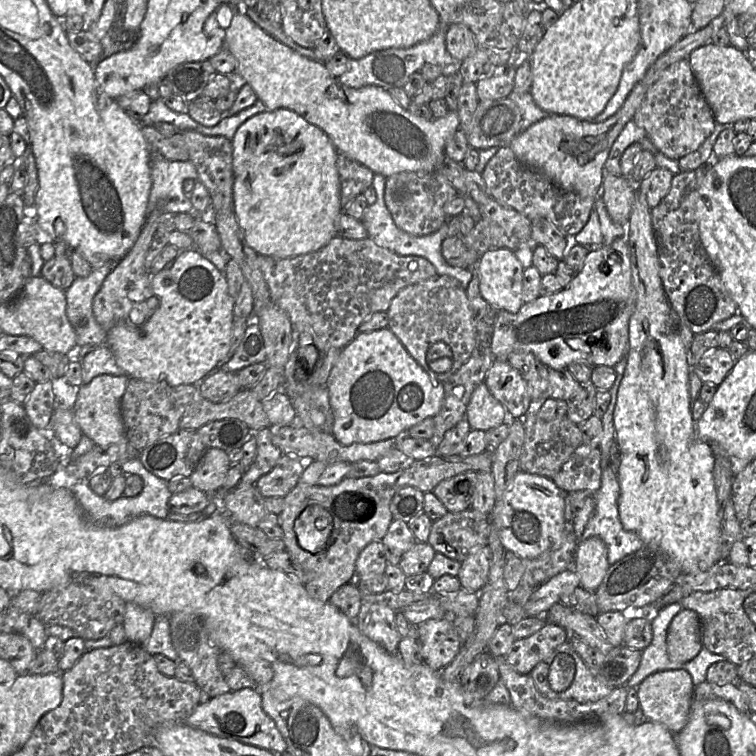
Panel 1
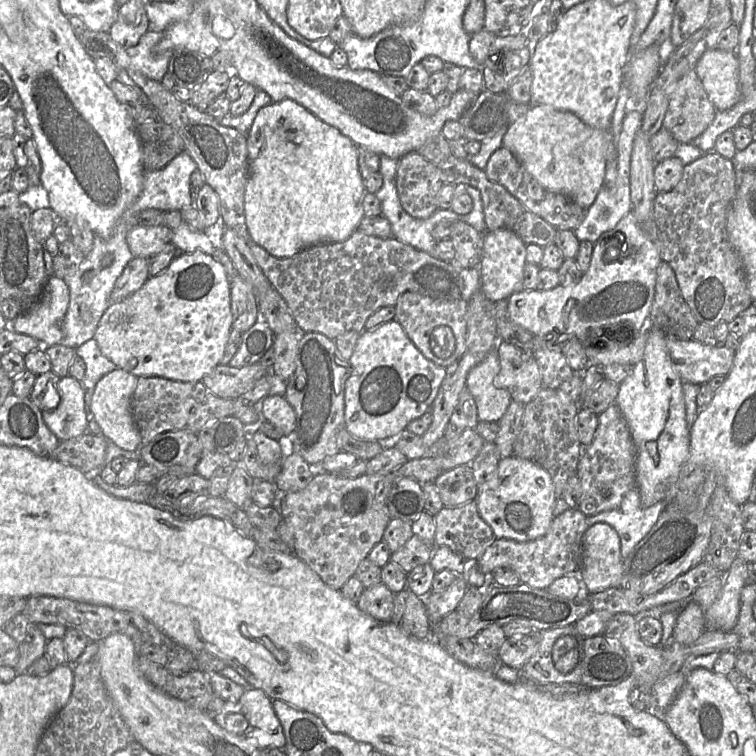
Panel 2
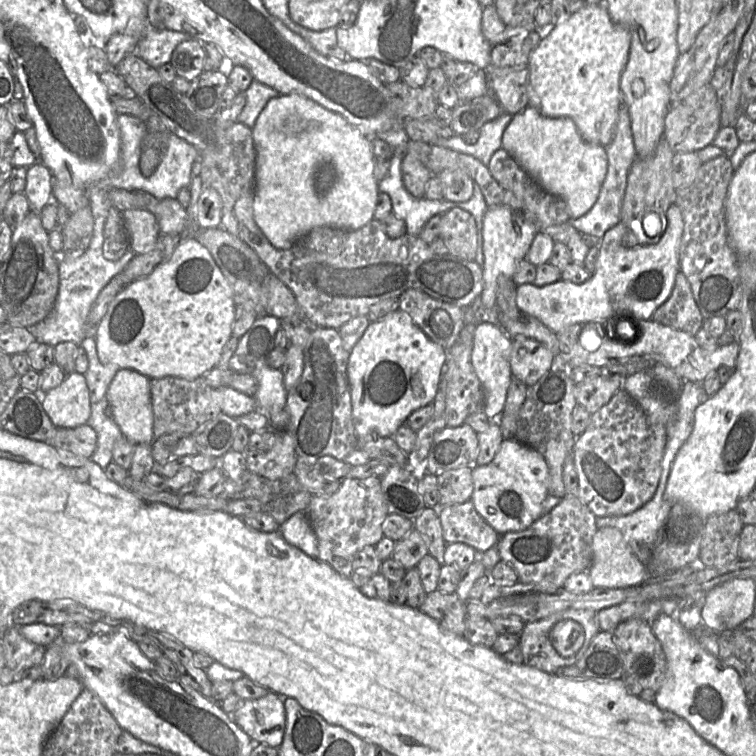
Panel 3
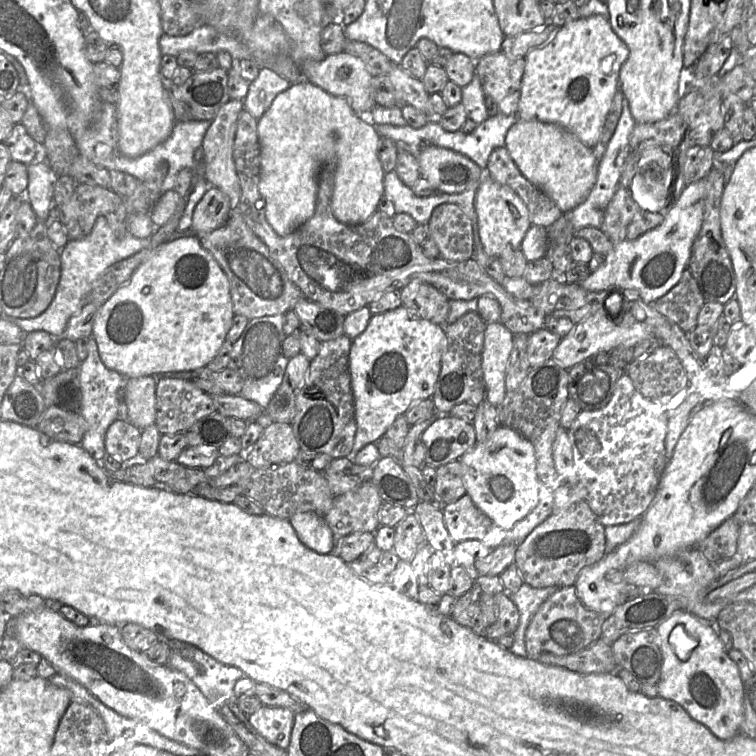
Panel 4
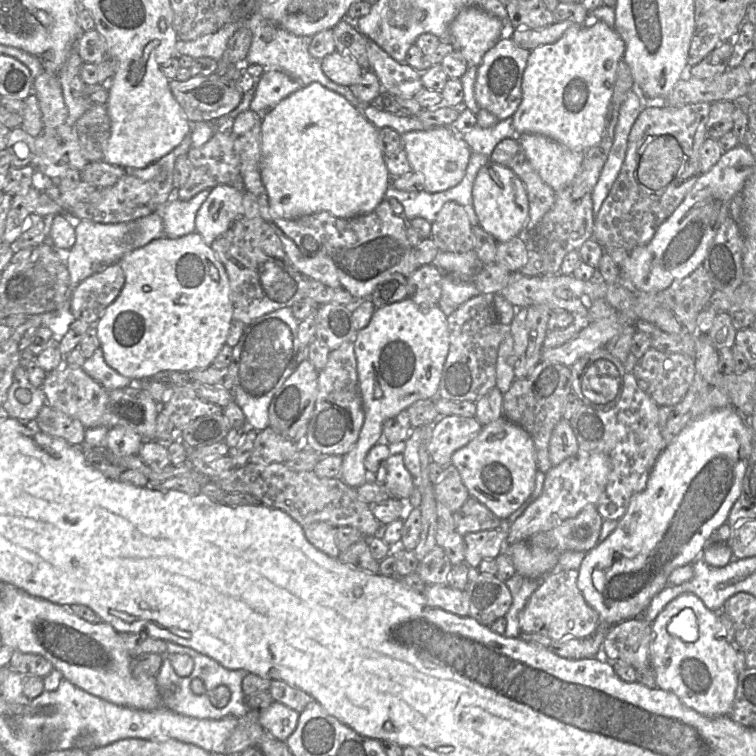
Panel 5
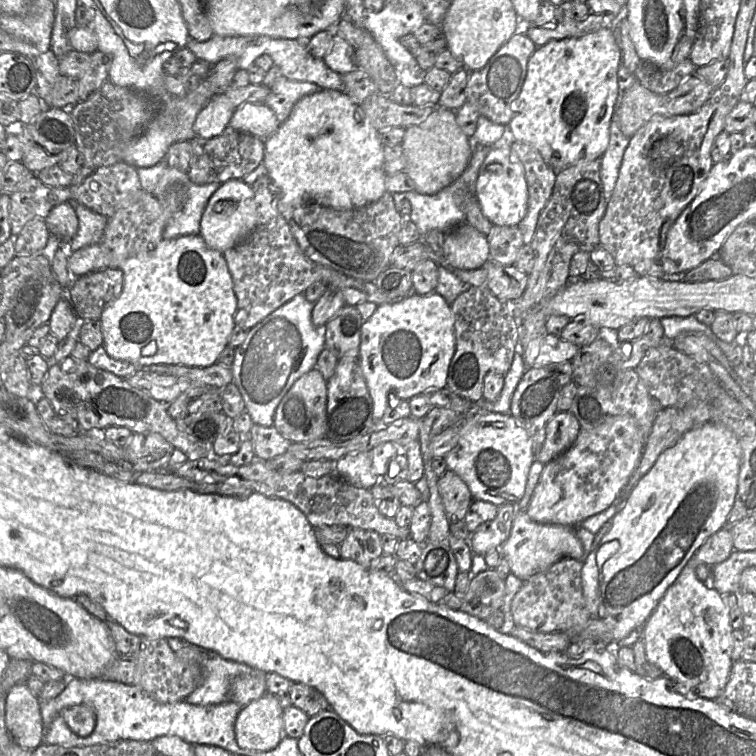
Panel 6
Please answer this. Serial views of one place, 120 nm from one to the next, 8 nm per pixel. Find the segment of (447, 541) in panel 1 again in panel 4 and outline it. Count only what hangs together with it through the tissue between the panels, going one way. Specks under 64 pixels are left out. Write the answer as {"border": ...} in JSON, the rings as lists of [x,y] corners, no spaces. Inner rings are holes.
{"border":[[[468,494],[455,503],[443,505],[442,512],[445,526],[456,544],[465,540],[478,540],[493,549],[507,535],[506,530],[477,508]]]}

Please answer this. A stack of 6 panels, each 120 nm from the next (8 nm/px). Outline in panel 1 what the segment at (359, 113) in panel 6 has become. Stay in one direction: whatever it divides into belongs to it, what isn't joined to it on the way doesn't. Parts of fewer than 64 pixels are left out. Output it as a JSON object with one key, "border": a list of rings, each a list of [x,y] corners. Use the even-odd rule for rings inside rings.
{"border":[[[266,110],[240,125],[231,141],[234,213],[247,244],[258,255],[292,258],[318,251],[337,236],[339,218],[343,213],[336,167],[338,152],[320,128],[291,110]]]}

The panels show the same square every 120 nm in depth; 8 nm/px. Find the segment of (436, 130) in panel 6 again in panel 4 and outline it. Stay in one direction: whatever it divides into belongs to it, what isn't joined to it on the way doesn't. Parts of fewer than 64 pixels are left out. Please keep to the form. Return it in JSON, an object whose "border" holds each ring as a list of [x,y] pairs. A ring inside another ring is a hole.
{"border":[[[434,145],[422,147],[417,161],[421,177],[428,180],[437,193],[461,193],[487,175],[487,169],[482,170],[468,157]]]}

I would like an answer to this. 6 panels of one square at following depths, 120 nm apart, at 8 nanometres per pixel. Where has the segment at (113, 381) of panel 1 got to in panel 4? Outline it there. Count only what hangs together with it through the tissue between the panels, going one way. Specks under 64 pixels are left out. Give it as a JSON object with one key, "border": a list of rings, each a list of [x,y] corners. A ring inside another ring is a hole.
{"border":[[[142,376],[129,378],[122,392],[127,421],[140,430],[156,421],[157,377]]]}

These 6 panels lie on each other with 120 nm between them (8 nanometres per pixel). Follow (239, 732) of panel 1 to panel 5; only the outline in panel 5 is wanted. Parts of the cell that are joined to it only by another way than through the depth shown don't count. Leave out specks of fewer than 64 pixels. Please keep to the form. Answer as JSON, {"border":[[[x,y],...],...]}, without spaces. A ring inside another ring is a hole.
{"border":[[[277,701],[258,712],[259,722],[265,732],[283,742],[286,742],[295,731],[300,715],[297,711]]]}

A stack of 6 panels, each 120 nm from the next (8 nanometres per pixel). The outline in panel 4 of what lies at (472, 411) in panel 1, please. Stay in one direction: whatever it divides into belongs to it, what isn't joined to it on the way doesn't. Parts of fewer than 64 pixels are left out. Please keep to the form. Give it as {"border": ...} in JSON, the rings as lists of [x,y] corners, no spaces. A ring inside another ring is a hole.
{"border":[[[487,323],[482,351],[482,370],[486,399],[499,407],[506,396],[508,361],[514,346],[514,334],[501,323]]]}

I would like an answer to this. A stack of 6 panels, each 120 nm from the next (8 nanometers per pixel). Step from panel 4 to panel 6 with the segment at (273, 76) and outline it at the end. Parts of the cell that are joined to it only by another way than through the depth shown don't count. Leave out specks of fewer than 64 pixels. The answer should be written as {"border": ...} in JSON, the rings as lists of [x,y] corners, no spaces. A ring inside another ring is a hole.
{"border":[[[280,75],[270,87],[270,94],[264,103],[274,111],[280,123],[283,123],[301,98],[321,89],[314,83],[290,80]]]}

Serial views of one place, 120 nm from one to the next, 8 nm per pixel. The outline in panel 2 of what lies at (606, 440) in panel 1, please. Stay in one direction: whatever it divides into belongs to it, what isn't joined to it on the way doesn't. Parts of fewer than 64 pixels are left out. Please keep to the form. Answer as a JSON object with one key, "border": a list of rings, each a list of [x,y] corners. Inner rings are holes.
{"border":[[[632,488],[617,508],[587,517],[587,524],[591,527],[597,523],[607,523],[614,528],[620,538],[621,556],[625,558],[649,533],[666,506],[665,501],[660,501],[643,507],[639,491]]]}

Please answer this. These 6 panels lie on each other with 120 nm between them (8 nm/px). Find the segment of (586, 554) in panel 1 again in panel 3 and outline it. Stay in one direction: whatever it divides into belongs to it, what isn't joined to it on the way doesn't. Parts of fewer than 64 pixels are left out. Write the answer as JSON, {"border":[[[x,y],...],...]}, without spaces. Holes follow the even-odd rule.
{"border":[[[610,526],[598,528],[593,537],[592,547],[593,560],[587,572],[594,588],[622,589],[640,586],[649,581],[646,565],[632,553],[617,528]]]}

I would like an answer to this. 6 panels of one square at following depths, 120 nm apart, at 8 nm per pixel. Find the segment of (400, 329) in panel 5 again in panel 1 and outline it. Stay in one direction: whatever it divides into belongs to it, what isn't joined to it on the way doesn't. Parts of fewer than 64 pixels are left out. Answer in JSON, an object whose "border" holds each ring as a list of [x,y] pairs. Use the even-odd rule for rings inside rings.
{"border":[[[388,328],[358,332],[347,344],[332,367],[326,382],[329,403],[334,413],[332,435],[342,445],[398,440],[414,425],[435,417],[443,403],[444,385],[433,382],[428,373],[409,354],[397,336]]]}

